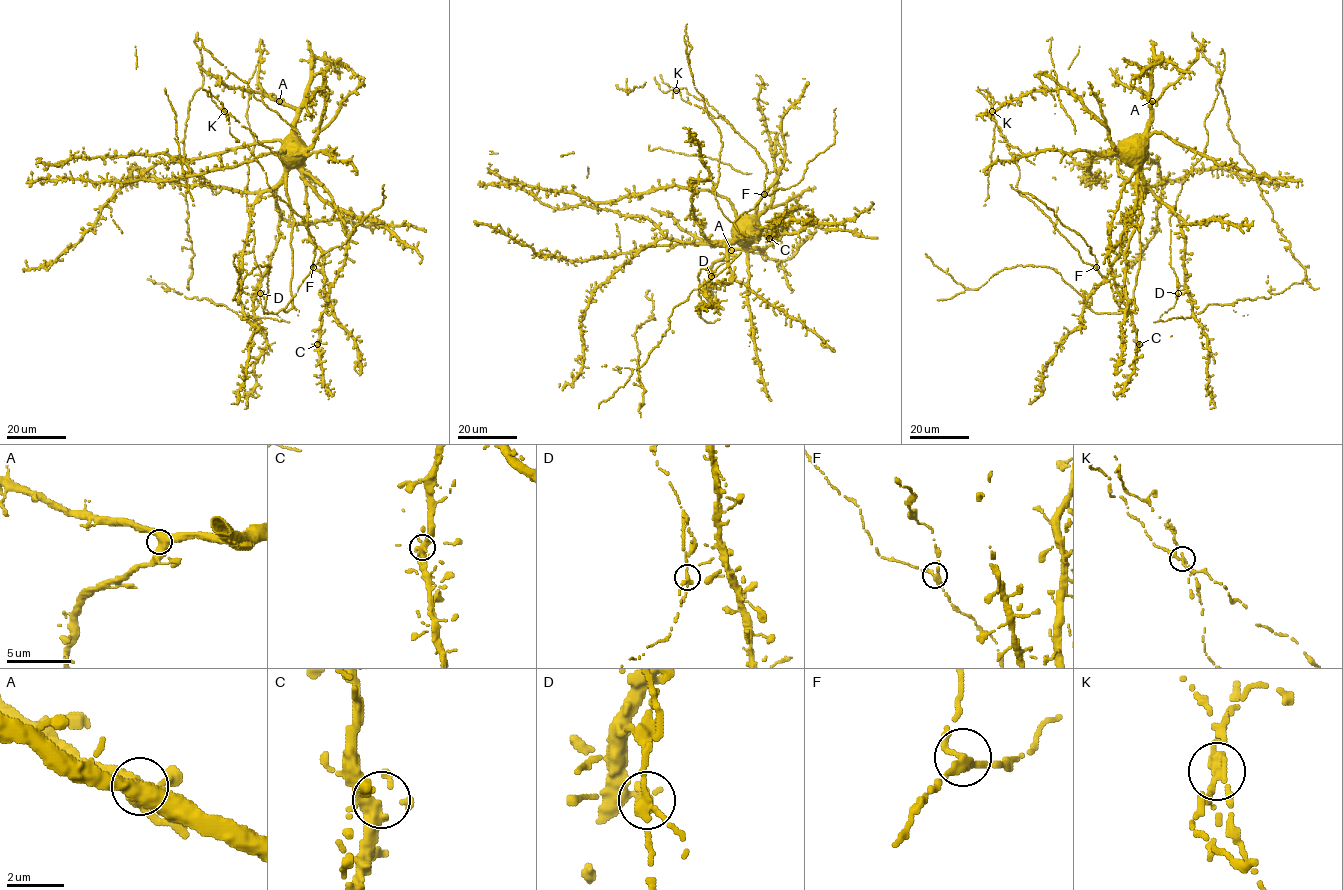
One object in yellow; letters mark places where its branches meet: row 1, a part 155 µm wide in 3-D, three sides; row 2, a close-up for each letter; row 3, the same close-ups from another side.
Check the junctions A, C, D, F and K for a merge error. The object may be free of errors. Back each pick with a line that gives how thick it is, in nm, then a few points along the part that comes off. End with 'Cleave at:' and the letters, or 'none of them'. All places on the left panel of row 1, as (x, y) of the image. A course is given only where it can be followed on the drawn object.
K: Thickness 240 nm
Cleave at: K

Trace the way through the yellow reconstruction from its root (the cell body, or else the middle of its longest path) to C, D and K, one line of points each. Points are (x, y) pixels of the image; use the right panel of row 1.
C: (1138, 178), (1140, 214), (1125, 253), (1125, 295), (1126, 313), (1131, 314), (1139, 344)
D: (1138, 178), (1178, 218), (1185, 242), (1185, 285), (1179, 286), (1178, 293)
K: (1138, 178), (1141, 260), (1131, 312), (1118, 306), (1097, 268), (1019, 193), (1019, 170), (992, 110)

